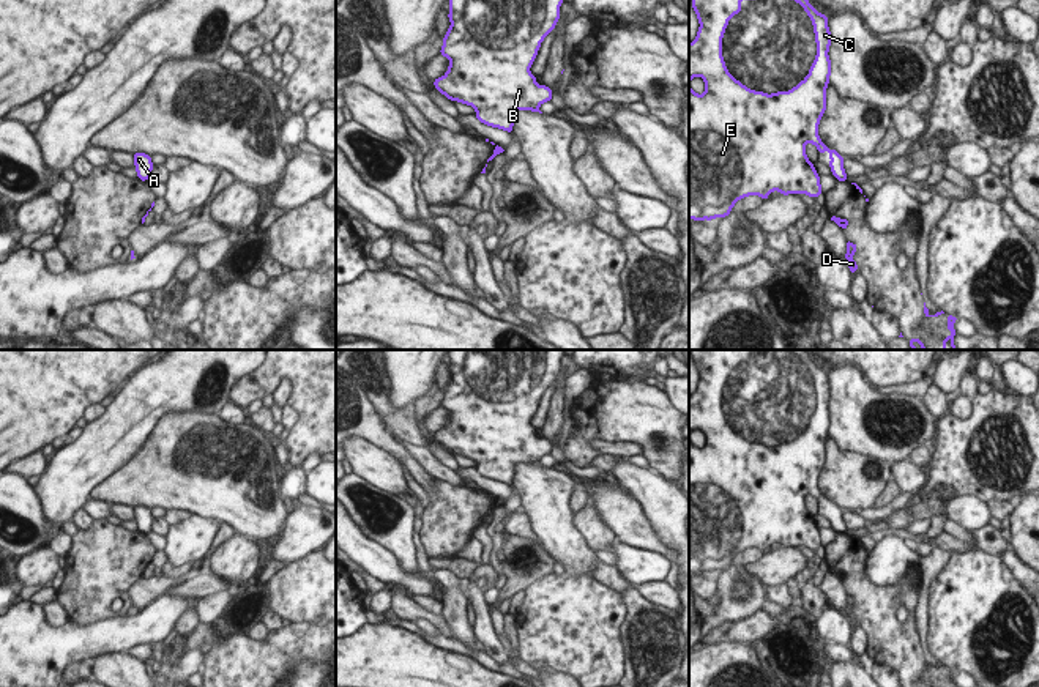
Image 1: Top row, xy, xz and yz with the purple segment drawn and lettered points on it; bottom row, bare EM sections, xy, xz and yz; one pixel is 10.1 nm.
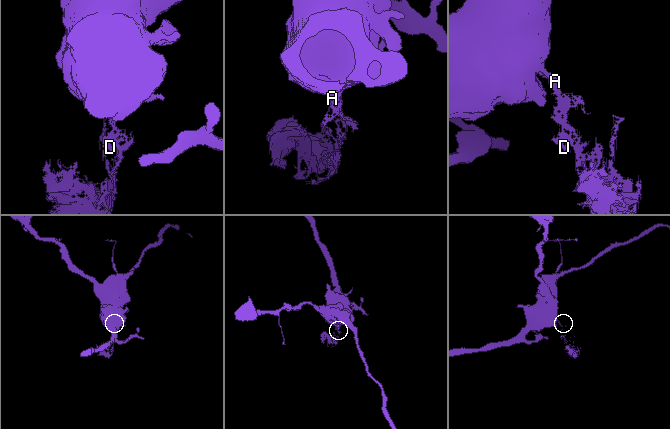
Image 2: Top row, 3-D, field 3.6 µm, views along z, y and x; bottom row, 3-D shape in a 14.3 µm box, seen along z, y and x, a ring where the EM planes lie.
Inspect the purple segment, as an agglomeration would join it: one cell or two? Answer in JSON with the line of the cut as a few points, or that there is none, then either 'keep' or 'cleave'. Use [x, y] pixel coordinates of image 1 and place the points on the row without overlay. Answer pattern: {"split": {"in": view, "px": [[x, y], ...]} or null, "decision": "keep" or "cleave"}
{"split": {"in": "yz", "px": [[837, 531], [845, 533]]}, "decision": "cleave"}

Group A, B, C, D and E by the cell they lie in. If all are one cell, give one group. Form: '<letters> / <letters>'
A B C E / D

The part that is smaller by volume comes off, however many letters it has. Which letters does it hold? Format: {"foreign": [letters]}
{"foreign": ["D"]}

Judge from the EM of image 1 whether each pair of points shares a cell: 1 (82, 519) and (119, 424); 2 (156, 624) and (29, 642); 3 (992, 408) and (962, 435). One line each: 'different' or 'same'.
1: different
2: same
3: same

